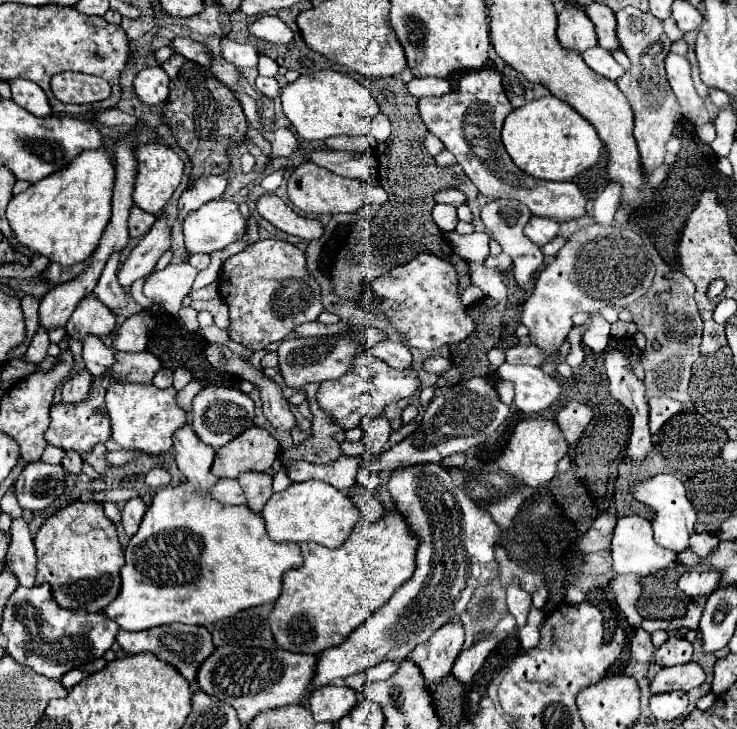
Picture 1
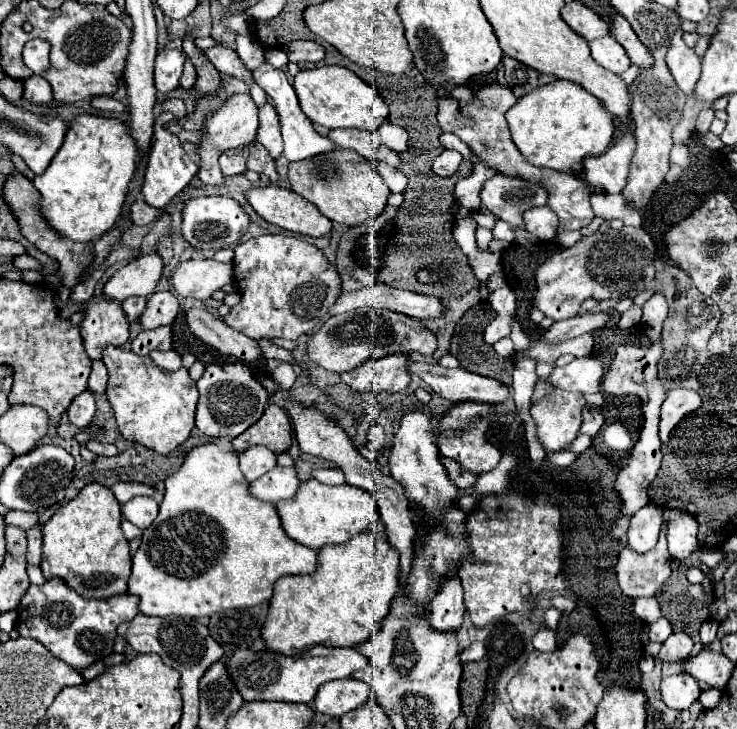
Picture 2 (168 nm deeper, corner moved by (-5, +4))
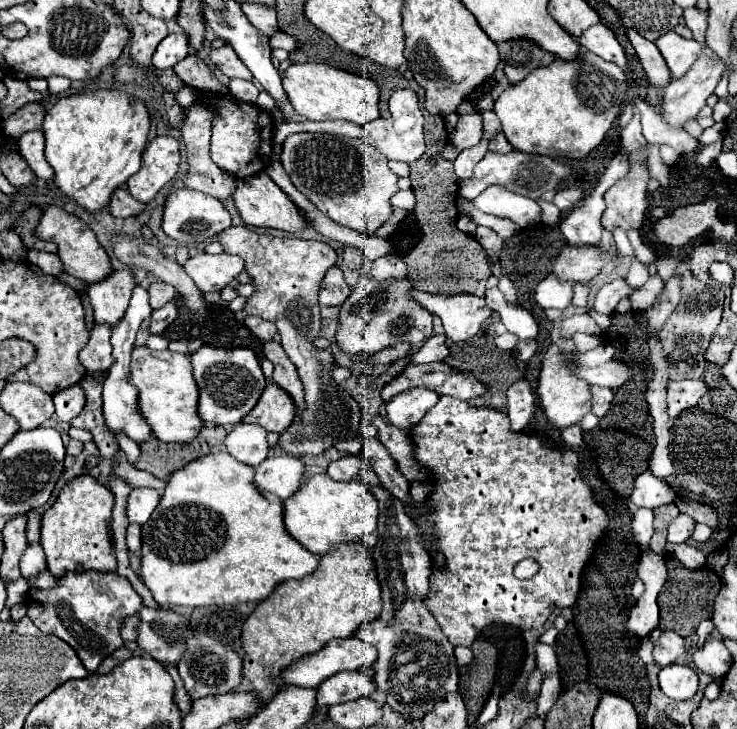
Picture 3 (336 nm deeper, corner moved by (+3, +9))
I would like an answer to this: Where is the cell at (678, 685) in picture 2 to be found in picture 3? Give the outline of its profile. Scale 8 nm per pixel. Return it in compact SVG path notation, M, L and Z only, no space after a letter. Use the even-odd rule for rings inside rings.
M668 665L660 671L660 689L670 699L690 699L698 691L698 675L688 665Z

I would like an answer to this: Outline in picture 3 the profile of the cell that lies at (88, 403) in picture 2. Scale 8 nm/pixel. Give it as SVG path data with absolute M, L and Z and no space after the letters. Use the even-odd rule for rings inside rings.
M78 385L62 389L54 395L54 405L56 405L56 415L60 417L60 421L68 423L80 415L80 409L84 407L84 393L80 393Z

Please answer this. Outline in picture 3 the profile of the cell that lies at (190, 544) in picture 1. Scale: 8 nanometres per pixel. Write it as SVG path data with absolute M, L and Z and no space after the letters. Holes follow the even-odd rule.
M220 451L220 453L208 453L196 461L190 461L186 467L182 467L180 471L174 471L166 491L162 495L160 505L156 507L156 511L152 513L152 517L148 519L148 523L142 525L142 549L144 549L144 557L142 557L142 569L140 569L140 577L146 583L146 587L152 591L154 599L160 605L186 605L186 607L206 607L206 605L236 605L236 603L248 603L248 601L264 601L270 597L270 593L274 591L276 585L288 581L288 579L302 579L306 575L310 575L316 567L318 567L318 557L312 555L308 549L304 549L296 539L290 537L290 533L284 527L284 501L272 493L260 491L254 483L254 467L236 461L230 453Z

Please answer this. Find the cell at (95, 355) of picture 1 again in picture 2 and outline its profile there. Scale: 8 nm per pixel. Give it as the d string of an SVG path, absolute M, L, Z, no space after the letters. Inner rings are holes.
M116 346L104 348L102 362L108 368L106 394L114 410L118 430L126 440L144 444L158 454L170 454L190 436L190 430L194 428L198 390L186 368L164 372L152 362L152 358L136 356L130 350Z

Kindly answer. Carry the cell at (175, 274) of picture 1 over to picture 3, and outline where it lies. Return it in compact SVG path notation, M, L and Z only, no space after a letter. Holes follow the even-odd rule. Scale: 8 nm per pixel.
M198 253L184 263L184 269L196 287L208 293L222 291L230 281L234 281L244 271L244 261L236 255Z

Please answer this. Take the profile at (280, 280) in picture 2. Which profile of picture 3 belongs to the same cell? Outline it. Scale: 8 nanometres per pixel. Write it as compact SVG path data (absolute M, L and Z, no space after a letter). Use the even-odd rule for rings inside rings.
M230 227L224 229L222 233L216 235L218 243L224 247L226 253L238 255L246 261L246 271L254 277L254 285L256 285L256 293L248 299L248 305L236 313L238 321L244 321L246 313L256 313L258 317L264 317L266 321L276 323L280 335L282 335L282 347L288 353L288 357L292 359L292 363L298 367L298 375L304 383L304 403L306 409L296 417L296 421L280 433L278 445L282 451L290 453L290 455L320 455L324 453L328 447L336 445L338 441L346 441L346 439L354 439L360 435L360 407L354 401L352 395L348 395L348 391L344 391L338 383L334 383L332 379L332 367L334 367L334 355L330 351L320 351L312 345L314 339L318 339L320 329L322 329L322 319L320 319L320 309L318 309L318 293L316 289L320 287L320 281L324 277L324 273L336 263L336 251L322 243L322 241L304 241L304 239L292 239L292 237L274 237L268 233L254 233L248 227Z

